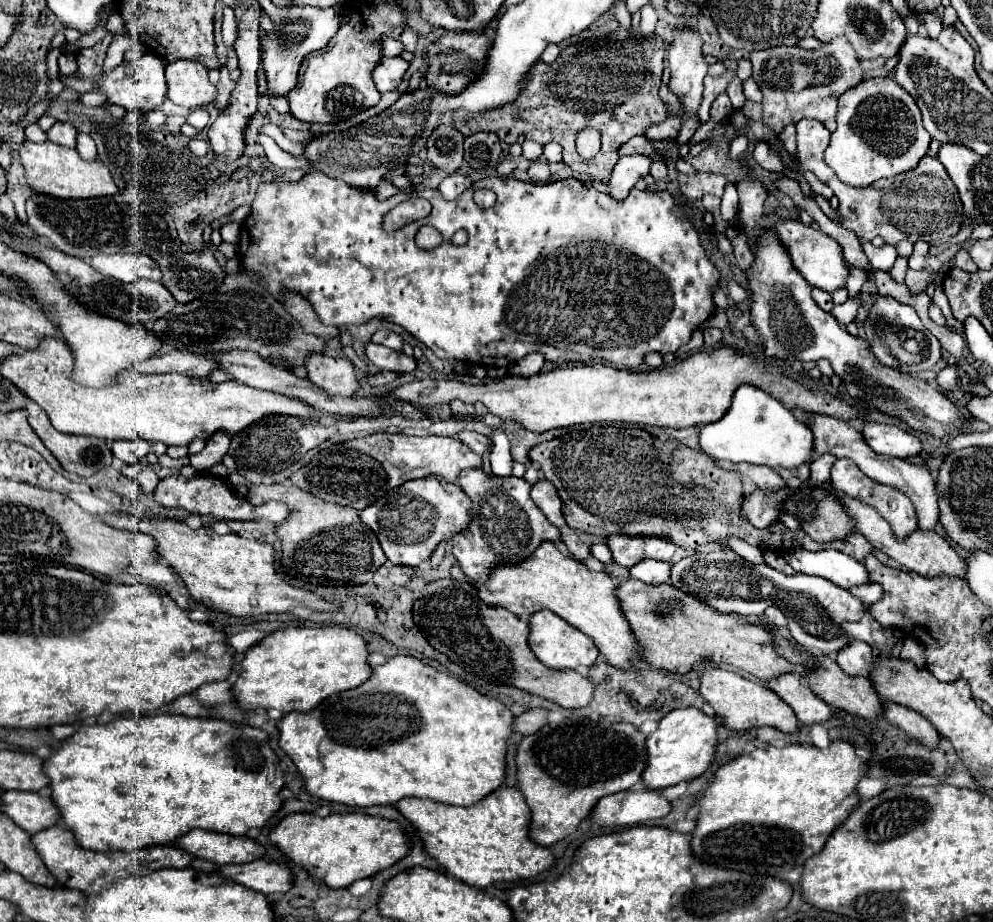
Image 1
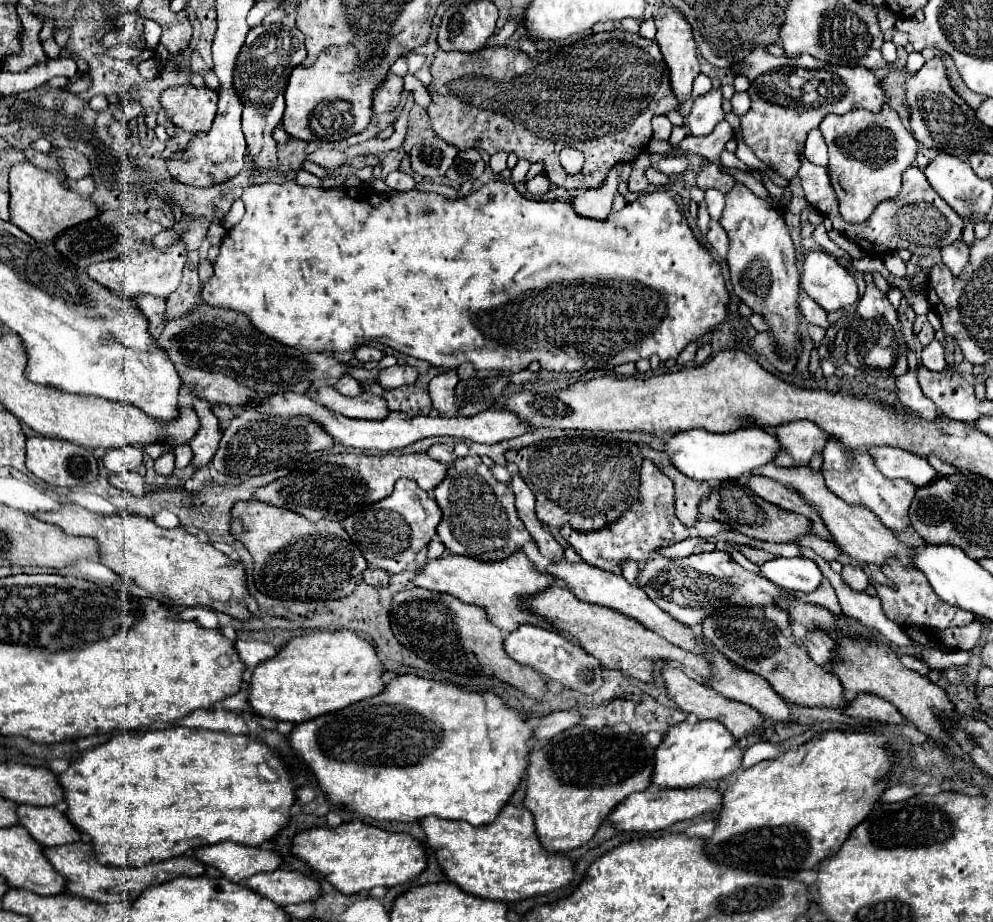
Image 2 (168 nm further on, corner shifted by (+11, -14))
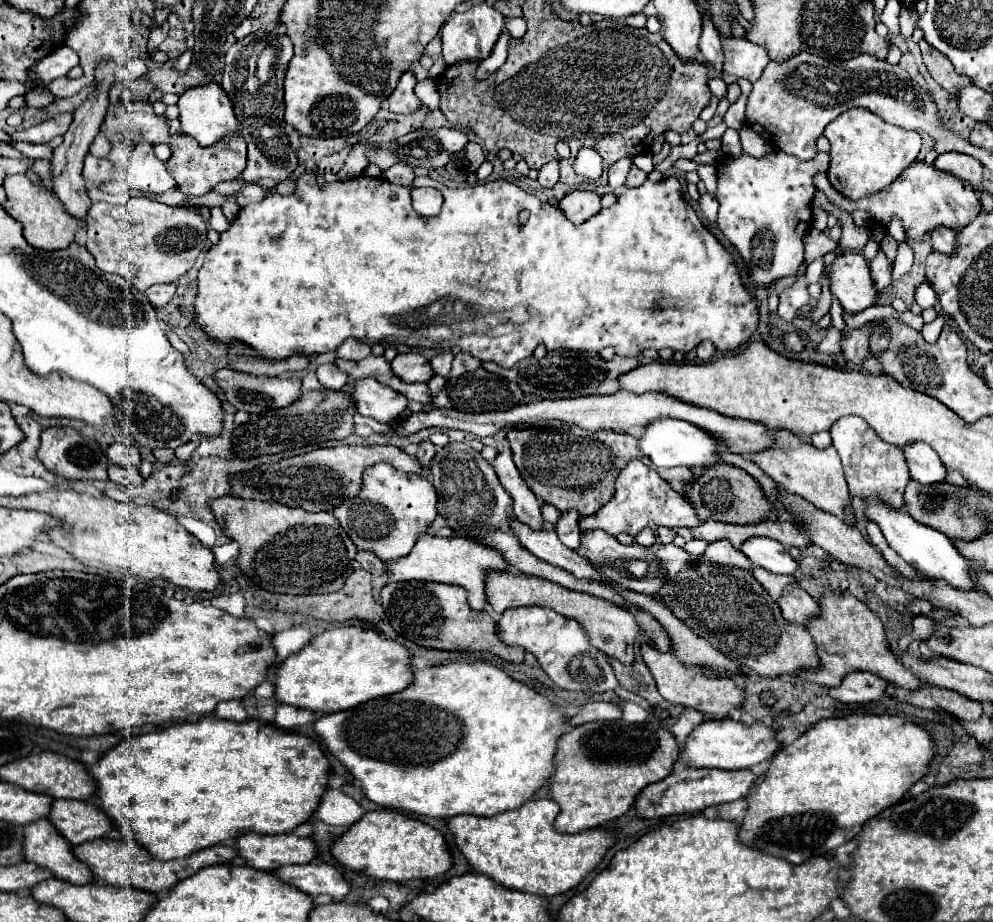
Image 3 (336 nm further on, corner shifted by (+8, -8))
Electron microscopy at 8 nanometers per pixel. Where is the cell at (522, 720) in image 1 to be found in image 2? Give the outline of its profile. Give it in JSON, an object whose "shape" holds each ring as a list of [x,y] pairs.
{"shape":[[[556,711],[552,715],[542,717],[540,725],[534,729],[536,739],[552,739],[554,735],[578,725],[582,721],[582,715],[578,711]]]}

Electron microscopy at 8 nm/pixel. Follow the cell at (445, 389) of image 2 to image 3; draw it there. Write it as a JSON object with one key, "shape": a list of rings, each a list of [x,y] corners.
{"shape":[[[443,351],[439,353],[437,357],[431,359],[431,365],[433,365],[433,371],[441,377],[449,377],[451,373],[451,363],[453,363],[453,353],[451,351]]]}

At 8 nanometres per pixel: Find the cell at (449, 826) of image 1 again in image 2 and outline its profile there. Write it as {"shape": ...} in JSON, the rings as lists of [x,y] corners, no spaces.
{"shape":[[[506,805],[492,823],[482,827],[438,817],[426,817],[420,825],[428,845],[436,851],[446,879],[470,895],[494,901],[524,901],[568,887],[576,873],[570,857],[540,847],[534,815],[526,807]]]}

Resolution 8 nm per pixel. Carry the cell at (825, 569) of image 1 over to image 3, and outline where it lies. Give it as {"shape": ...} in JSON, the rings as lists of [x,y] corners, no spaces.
{"shape":[[[767,537],[747,539],[741,545],[741,551],[751,559],[753,565],[759,565],[771,573],[795,575],[801,571],[801,565],[789,555],[789,551],[781,543]]]}

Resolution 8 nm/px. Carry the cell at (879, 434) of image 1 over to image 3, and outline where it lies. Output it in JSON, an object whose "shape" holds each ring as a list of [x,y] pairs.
{"shape":[[[907,443],[903,447],[903,455],[911,473],[911,479],[931,485],[945,481],[945,465],[939,455],[927,443]]]}

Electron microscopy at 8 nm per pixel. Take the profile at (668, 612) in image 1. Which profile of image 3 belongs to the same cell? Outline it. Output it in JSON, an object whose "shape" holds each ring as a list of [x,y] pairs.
{"shape":[[[489,573],[487,577],[487,597],[493,607],[493,611],[503,613],[511,607],[521,607],[521,605],[537,605],[537,607],[549,607],[569,619],[579,621],[585,631],[589,633],[593,645],[603,651],[605,655],[611,655],[619,659],[623,665],[633,665],[635,663],[635,653],[633,645],[639,635],[645,635],[643,629],[639,627],[637,619],[629,609],[621,609],[619,605],[613,605],[609,601],[601,601],[601,597],[589,595],[589,593],[579,593],[565,589],[557,583],[545,581],[541,577],[529,577],[529,575],[513,575],[513,573]]]}

